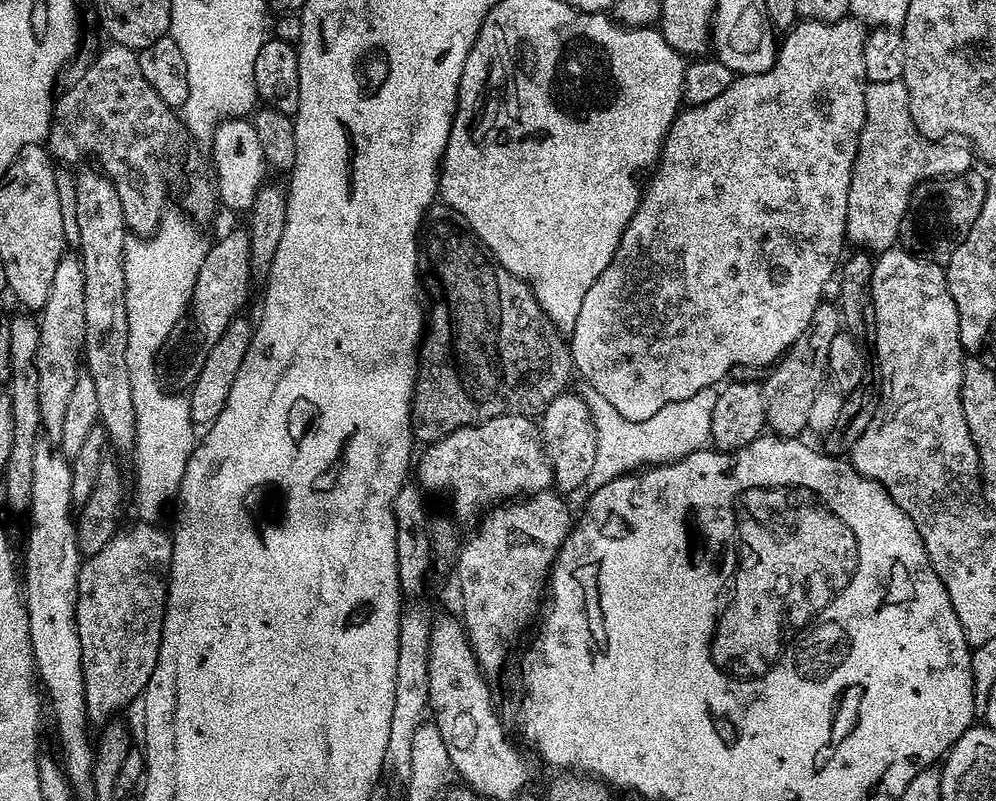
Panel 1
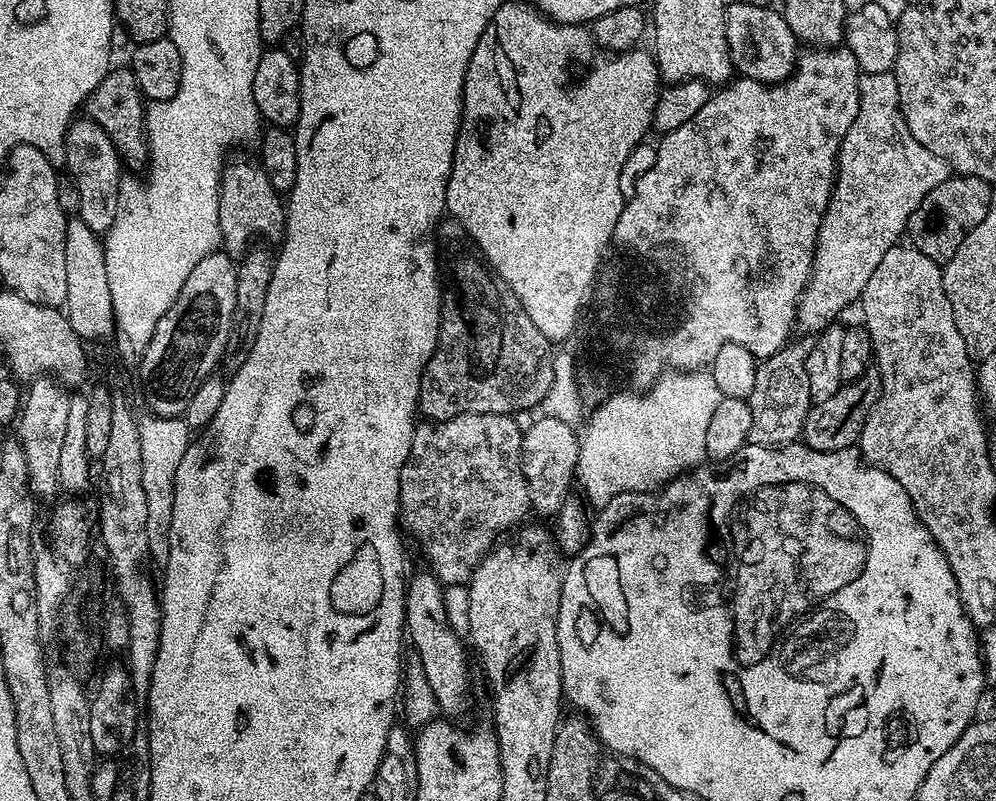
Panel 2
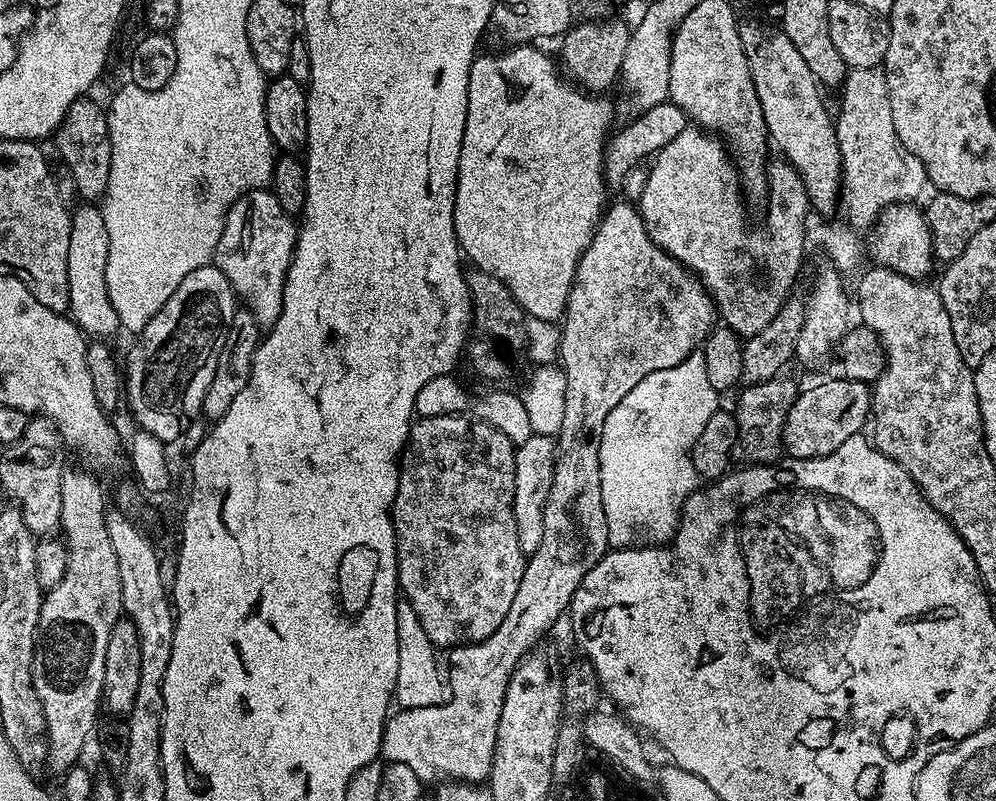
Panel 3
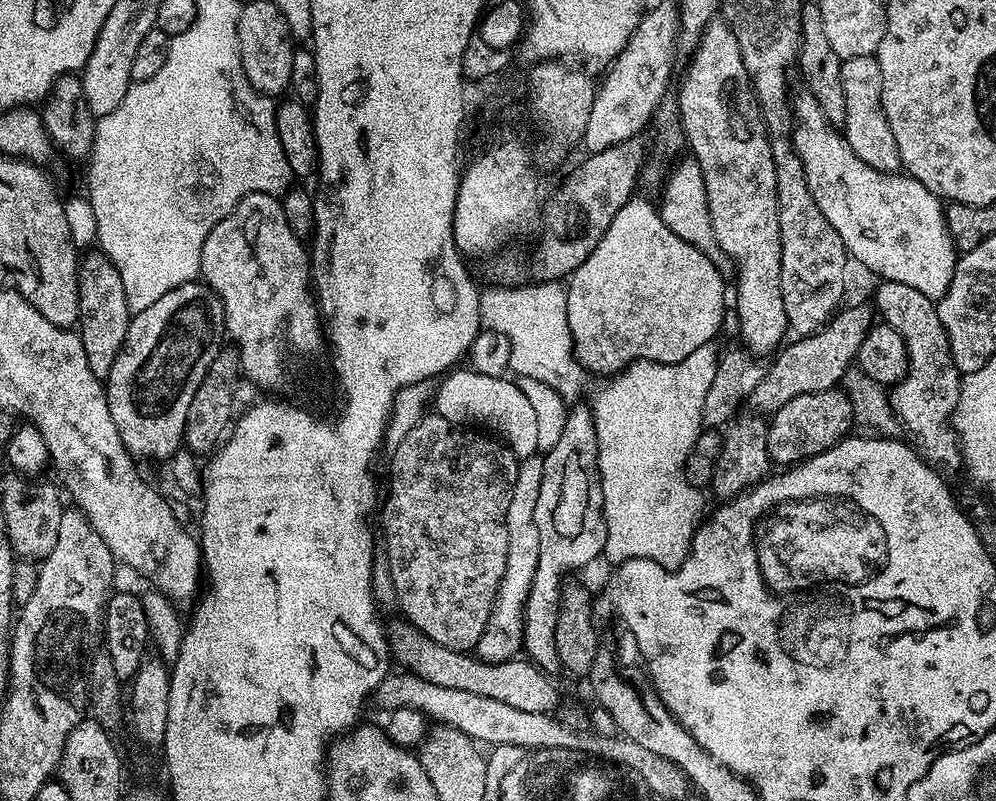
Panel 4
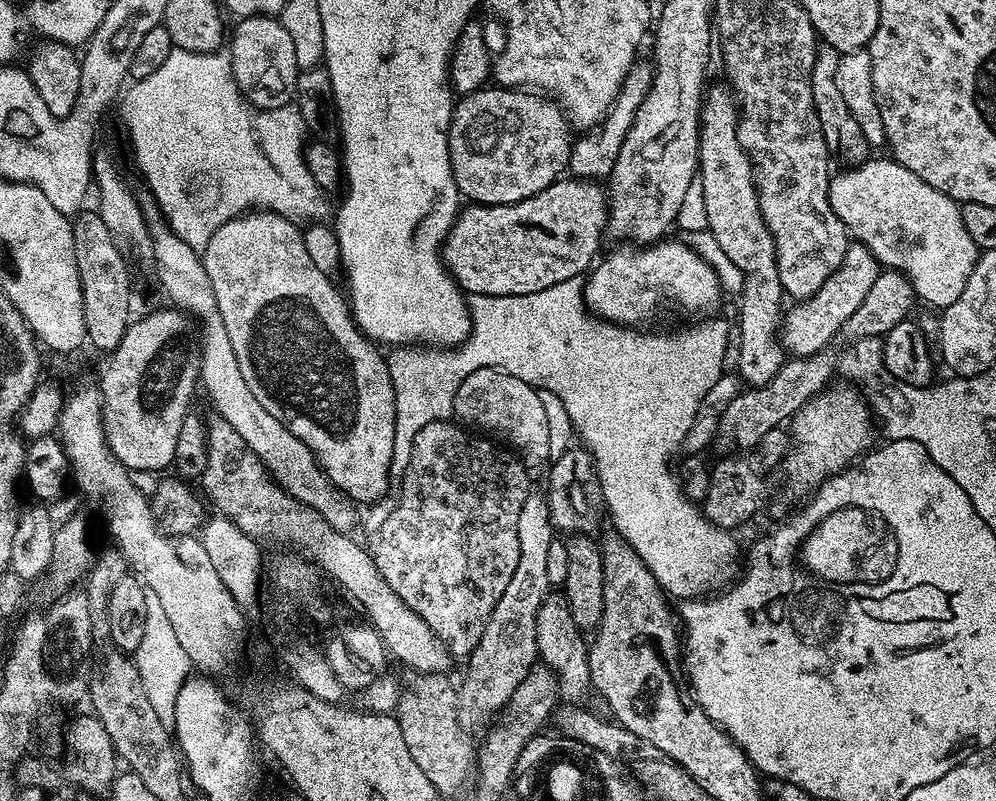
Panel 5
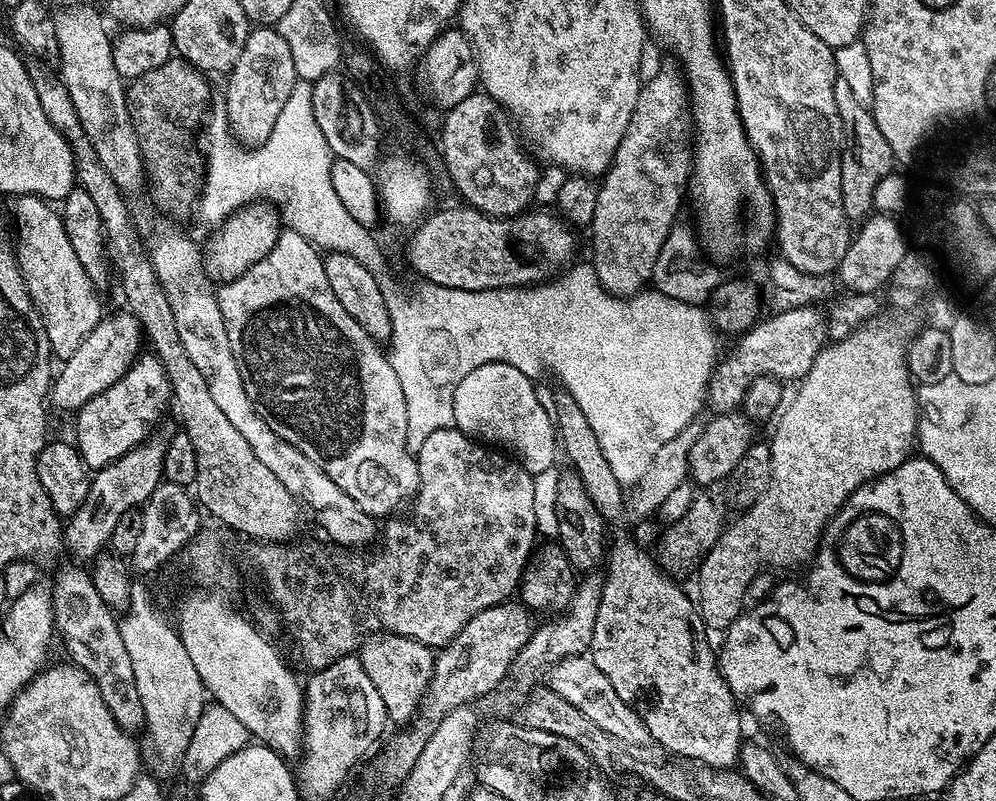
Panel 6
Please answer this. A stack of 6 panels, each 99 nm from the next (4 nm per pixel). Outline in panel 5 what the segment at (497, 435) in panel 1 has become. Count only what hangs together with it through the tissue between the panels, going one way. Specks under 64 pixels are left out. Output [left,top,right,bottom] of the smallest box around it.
[370,420,530,658]

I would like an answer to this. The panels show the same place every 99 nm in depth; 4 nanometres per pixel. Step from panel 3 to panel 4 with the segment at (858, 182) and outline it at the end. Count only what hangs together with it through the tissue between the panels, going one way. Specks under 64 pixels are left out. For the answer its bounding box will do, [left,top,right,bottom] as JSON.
[840,55,902,173]

